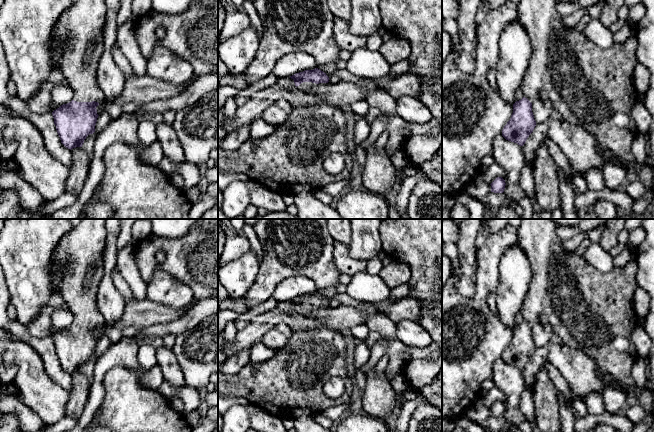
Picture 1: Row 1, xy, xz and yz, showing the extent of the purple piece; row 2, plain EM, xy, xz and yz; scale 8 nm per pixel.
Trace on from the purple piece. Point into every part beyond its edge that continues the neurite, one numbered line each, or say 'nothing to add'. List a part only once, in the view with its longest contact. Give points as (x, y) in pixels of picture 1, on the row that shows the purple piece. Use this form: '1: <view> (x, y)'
1: xz (305, 86)

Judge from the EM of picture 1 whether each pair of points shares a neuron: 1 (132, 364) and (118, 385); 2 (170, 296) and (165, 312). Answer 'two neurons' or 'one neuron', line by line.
1: two neurons
2: two neurons

